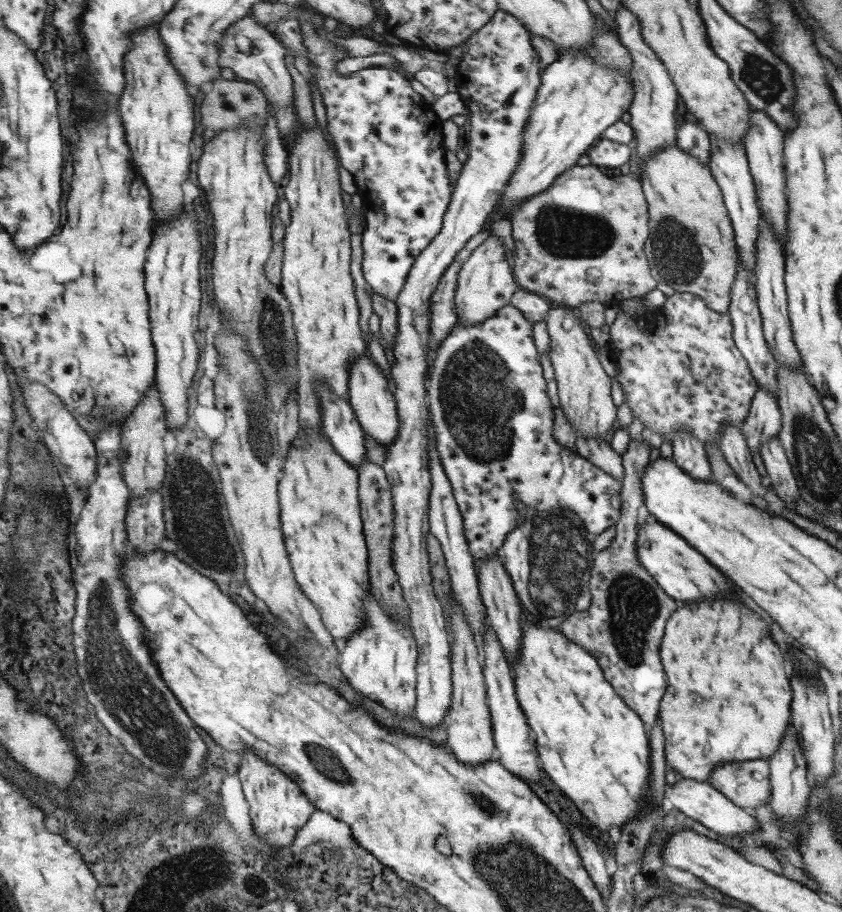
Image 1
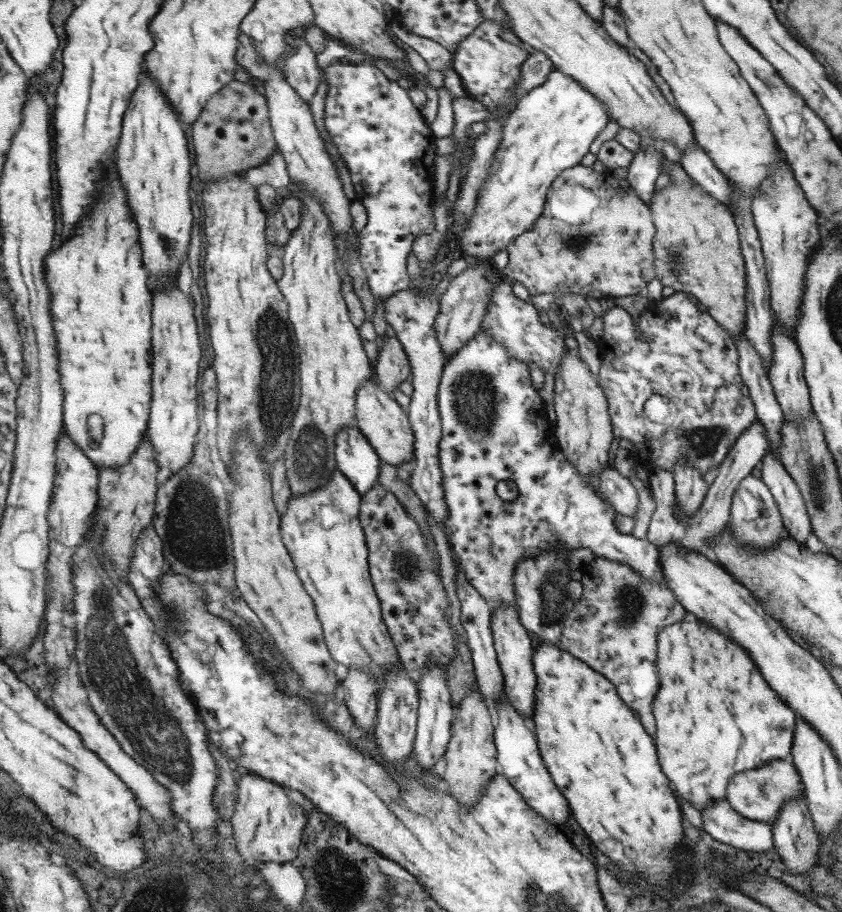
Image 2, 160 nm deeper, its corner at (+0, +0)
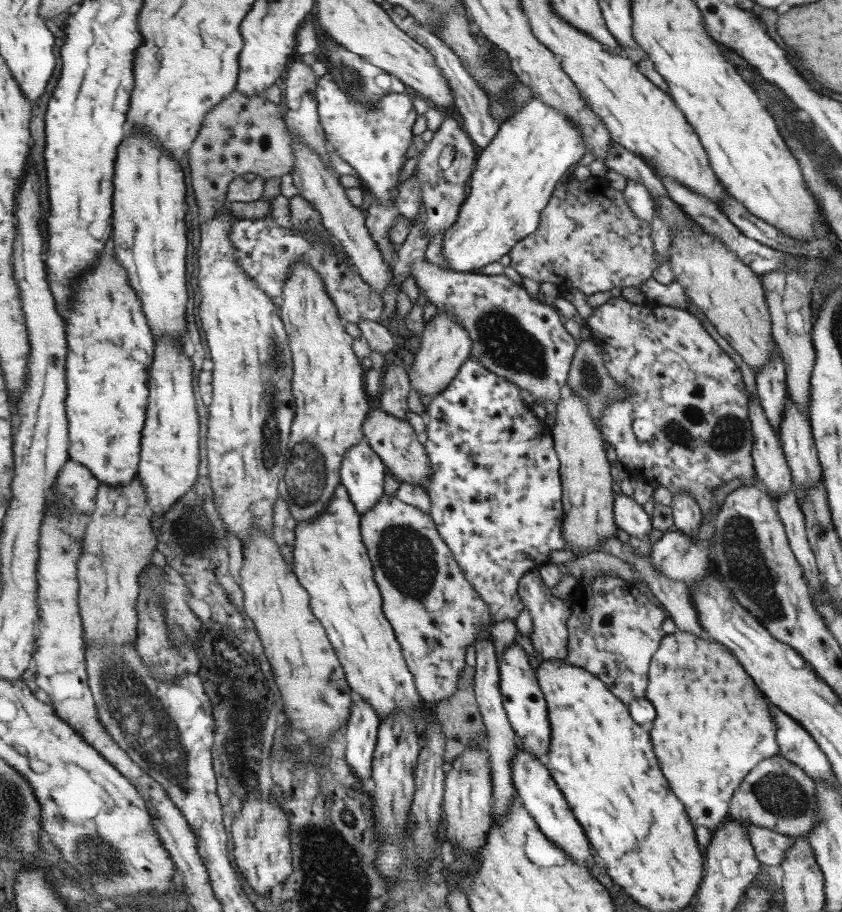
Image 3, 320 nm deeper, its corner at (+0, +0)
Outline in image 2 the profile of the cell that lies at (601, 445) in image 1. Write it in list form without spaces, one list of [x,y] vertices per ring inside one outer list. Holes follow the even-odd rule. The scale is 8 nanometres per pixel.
[[[611,463],[602,472],[600,478],[599,490],[608,498],[616,513],[634,519],[637,512],[638,494],[628,478],[619,475]]]

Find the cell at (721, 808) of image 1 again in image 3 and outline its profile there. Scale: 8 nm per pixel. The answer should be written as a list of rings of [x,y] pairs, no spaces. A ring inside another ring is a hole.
[[[746,823],[746,833],[756,859],[767,866],[781,864],[784,852],[793,845],[794,841],[791,837],[748,823]]]

